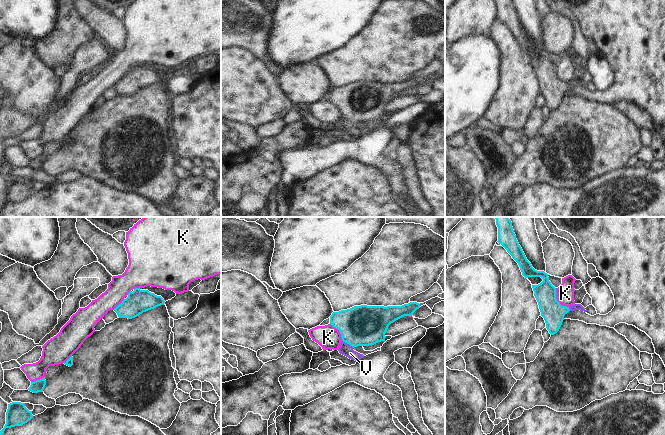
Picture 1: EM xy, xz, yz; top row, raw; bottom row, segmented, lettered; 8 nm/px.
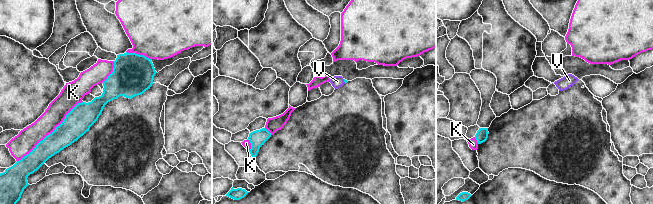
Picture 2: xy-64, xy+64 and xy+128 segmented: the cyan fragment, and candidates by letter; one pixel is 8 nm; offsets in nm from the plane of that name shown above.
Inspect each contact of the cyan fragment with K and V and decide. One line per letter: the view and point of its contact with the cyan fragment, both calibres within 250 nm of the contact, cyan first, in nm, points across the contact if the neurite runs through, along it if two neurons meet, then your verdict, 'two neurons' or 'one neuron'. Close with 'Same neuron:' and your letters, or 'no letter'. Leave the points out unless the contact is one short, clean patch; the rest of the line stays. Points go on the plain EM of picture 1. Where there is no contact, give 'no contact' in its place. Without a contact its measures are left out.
K: yz (556, 76) | 180/140 nm | two neurons
V: xz (348, 119) | 320/100 nm | across xz (363, 101), (351, 113), (348, 119), (345, 125) | one neuron
Same neuron: V

